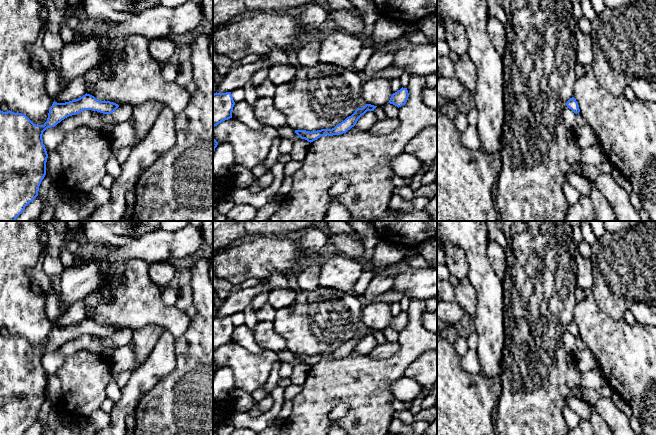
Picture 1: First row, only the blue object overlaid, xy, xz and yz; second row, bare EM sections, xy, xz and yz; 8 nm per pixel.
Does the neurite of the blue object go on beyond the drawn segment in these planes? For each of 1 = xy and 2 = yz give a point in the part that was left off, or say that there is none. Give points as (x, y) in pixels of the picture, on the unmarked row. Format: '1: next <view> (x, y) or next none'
1: next none
2: next none

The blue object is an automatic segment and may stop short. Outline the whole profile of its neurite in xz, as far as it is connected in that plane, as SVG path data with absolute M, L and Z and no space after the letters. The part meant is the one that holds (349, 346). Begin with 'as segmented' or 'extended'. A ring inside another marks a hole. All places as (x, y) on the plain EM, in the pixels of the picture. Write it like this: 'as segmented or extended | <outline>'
as segmented | M366 328L362 332L357 332L351 340L347 341L344 345L342 345L332 353L321 353L321 354L311 355L311 356L306 354L295 354L295 357L301 363L305 363L310 367L324 359L328 359L328 360L340 359L340 358L346 357L348 354L354 351L358 343L362 339L364 339L367 335L374 335L376 331L377 330L374 330L371 328Z

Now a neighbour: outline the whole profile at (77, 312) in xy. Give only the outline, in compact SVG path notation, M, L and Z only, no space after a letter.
M83 300L73 303L54 324L57 327L65 327L78 323L86 318L86 307Z

